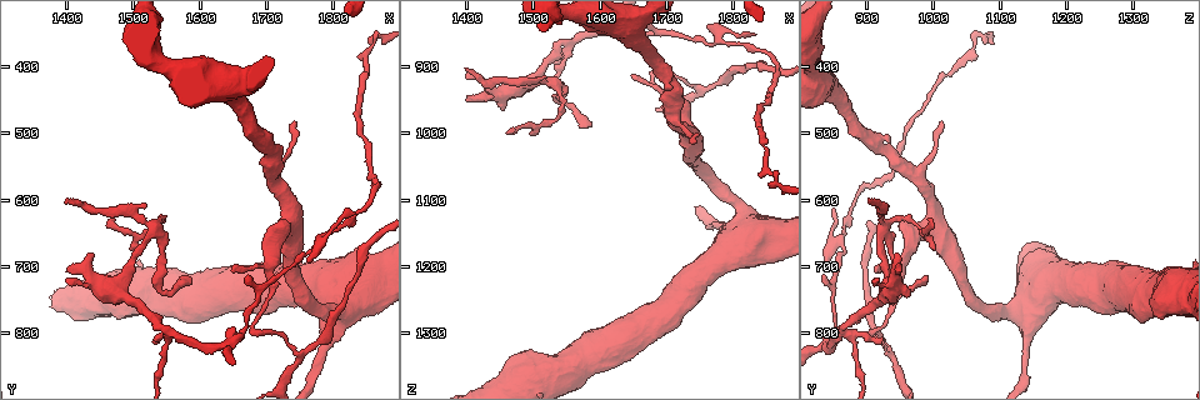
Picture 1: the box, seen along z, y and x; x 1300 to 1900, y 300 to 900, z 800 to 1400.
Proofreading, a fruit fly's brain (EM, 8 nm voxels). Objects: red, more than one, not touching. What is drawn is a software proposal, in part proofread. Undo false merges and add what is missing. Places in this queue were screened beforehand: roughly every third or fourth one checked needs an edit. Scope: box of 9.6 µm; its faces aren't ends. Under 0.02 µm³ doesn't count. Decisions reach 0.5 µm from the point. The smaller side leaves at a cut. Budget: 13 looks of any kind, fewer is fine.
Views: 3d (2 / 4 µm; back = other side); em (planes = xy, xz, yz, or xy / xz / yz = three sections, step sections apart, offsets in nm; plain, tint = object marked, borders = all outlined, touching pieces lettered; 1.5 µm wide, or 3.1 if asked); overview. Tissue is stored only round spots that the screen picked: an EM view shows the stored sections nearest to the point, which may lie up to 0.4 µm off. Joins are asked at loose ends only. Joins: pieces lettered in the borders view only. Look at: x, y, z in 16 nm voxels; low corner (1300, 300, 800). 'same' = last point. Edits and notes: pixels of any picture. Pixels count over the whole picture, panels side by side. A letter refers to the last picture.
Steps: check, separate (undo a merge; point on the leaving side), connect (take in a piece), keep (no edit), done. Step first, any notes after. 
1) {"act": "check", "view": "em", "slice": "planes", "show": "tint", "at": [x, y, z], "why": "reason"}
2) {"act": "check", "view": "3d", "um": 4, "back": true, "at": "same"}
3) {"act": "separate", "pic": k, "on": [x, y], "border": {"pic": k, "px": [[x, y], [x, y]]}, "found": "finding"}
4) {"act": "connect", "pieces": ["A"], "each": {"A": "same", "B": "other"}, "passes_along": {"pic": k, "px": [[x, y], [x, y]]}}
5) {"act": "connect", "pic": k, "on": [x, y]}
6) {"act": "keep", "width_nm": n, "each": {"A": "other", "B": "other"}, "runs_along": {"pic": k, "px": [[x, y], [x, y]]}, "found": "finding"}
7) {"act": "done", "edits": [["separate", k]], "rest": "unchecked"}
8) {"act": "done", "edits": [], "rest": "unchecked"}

{"act": "check", "view": "em", "slice": "planes", "show": "plain", "at": [1540, 630, 970], "why": "sharp bend"}

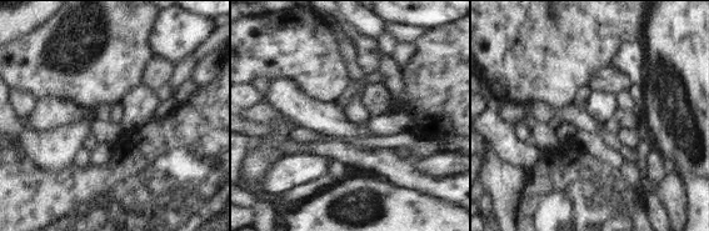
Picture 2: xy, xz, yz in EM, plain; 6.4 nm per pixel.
{"act": "check", "view": "em", "slice": "planes", "show": "borders", "at": "same", "why": "see the neighbours"}

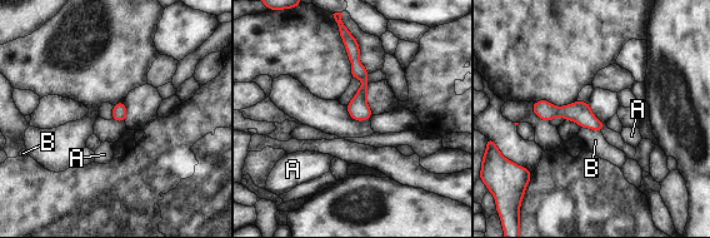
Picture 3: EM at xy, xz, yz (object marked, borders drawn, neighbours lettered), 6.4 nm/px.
{"act": "keep", "width_nm": 100, "each": {"A": "other", "B": "other"}, "runs_along": {"pic": 3, "px": [[349, 48], [364, 82], [359, 118]]}, "found": "all the same cell"}

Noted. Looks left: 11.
{"act": "check", "view": "em", "slice": "xz", "step": 4, "show": "tint", "at": [1530, 805, 920], "why": "tapers out"}

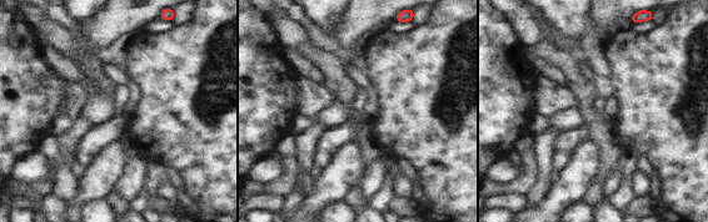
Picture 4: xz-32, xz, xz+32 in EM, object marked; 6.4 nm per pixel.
{"act": "check", "view": "em", "slice": "planes", "show": "borders", "at": "same"}

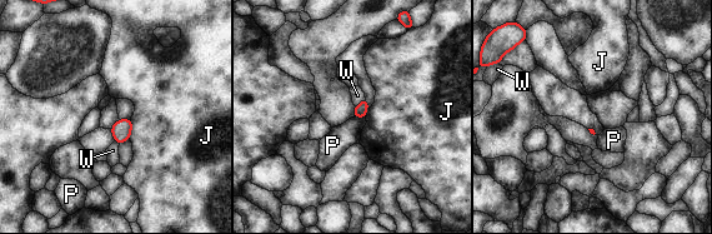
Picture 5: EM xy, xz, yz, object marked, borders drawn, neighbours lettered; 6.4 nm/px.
{"act": "keep", "longest_contact_nm": ["J", 140], "each": {"J": "other", "P": "other", "W": "other"}, "border": {"pic": 5, "px": [[131, 119], [129, 139]]}, "found": "no lettered piece goes on from it"}

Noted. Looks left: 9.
{"act": "check", "view": "3d", "um": 4, "at": [1740, 825, 930], "why": "arms part here"}

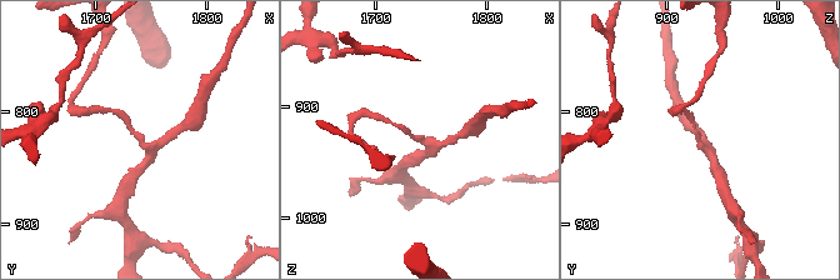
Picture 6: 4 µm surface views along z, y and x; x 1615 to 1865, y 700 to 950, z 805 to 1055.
{"act": "check", "view": "em", "slice": "xy", "step": 8, "show": "borders", "at": [1744, 828, 932]}

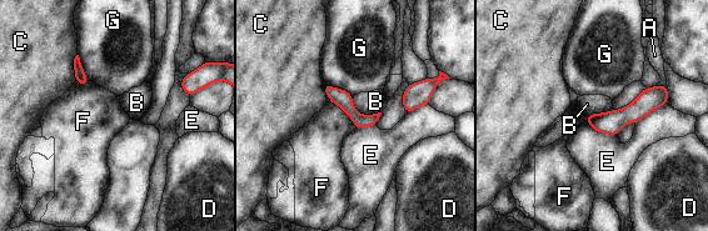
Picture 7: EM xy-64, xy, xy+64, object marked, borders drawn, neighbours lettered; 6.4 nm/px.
{"act": "keep", "each": {"A": "other", "B": "other", "C": "other", "D": "other", "E": "other", "F": "other", "G": "other"}, "runs_along": {"pic": 7, "px": [[664, 90], [617, 119], [589, 119]]}, "found": "one cell here"}

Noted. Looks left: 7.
{"act": "check", "view": "3d", "um": 4, "at": [1835, 620, 850], "why": "free end"}

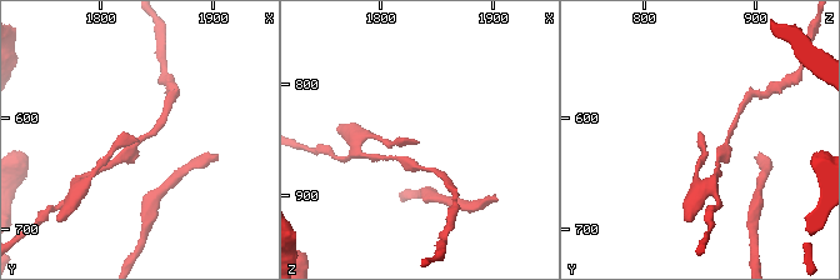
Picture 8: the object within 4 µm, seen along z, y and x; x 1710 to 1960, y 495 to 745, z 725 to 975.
{"act": "check", "view": "em", "slice": "xz", "step": 4, "show": "borders", "at": [1834, 618, 852], "why": "now the EM"}

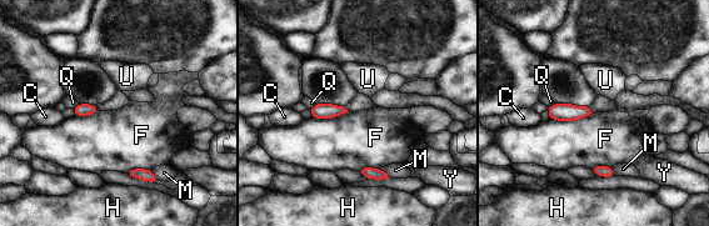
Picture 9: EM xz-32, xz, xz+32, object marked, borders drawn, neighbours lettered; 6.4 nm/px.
{"act": "keep", "each": {"C": "other", "F": "other", "H": "other", "M": "other", "Q": "other", "U": "other", "Y": "other"}, "border": {"pic": 9, "px": [[595, 112], [573, 120], [550, 120]]}, "found": "no lettered piece goes on from it"}

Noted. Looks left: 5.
{"act": "check", "view": "3d", "um": 2, "at": [1705, 570, 975], "why": "calibre changes"}

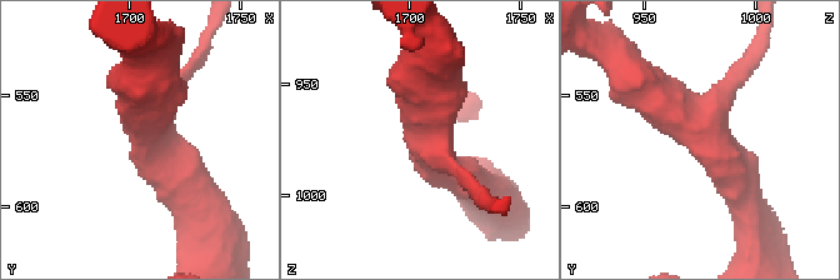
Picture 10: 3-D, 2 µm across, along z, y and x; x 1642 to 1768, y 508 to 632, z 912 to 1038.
{"act": "check", "view": "em", "slice": "planes", "show": "borders", "at": [1709, 566, 977]}

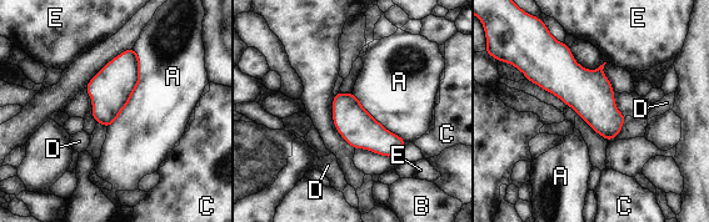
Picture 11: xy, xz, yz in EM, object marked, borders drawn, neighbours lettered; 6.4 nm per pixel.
{"act": "keep", "width_nm": 240, "each": {"A": "other", "B": "other", "C": "other", "D": "other", "E": "other"}, "found": "continuous, no second cell"}

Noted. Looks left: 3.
{"act": "done", "edits": [], "rest": "unchecked"}

